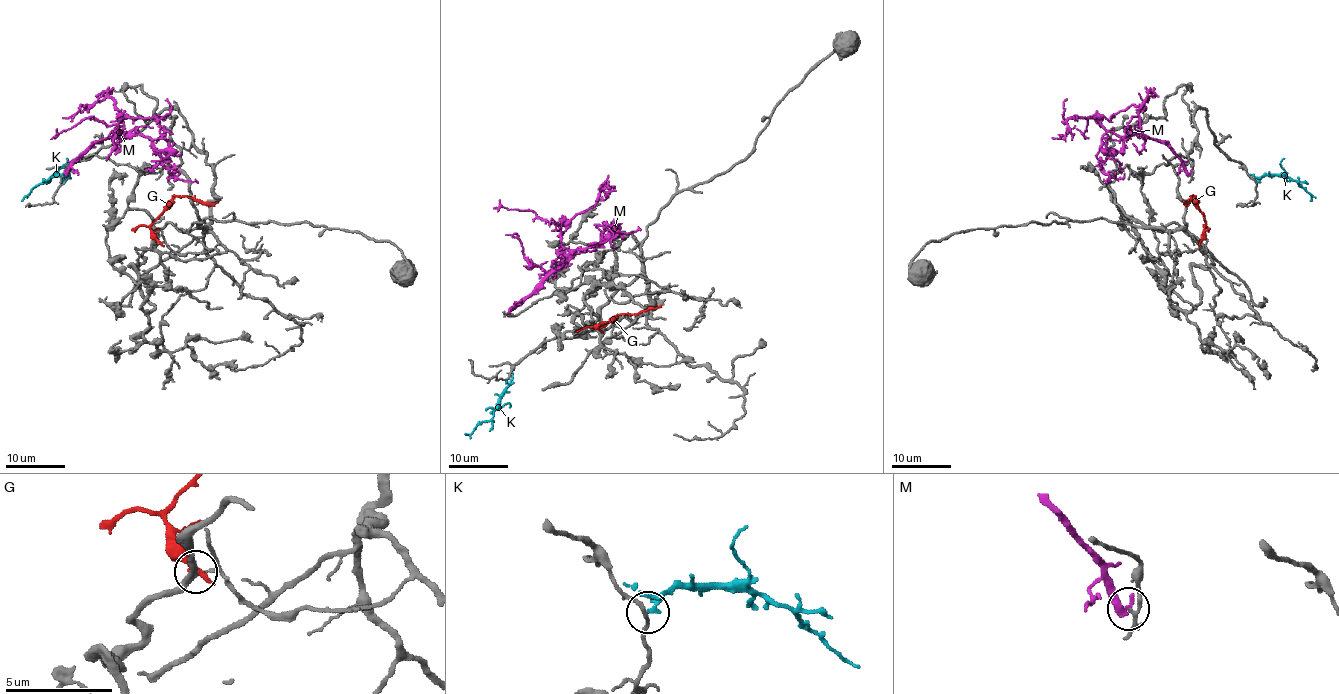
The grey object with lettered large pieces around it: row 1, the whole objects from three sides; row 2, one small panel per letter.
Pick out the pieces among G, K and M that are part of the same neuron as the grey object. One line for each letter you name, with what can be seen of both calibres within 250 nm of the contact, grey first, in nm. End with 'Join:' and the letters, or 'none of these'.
Join: none of these

